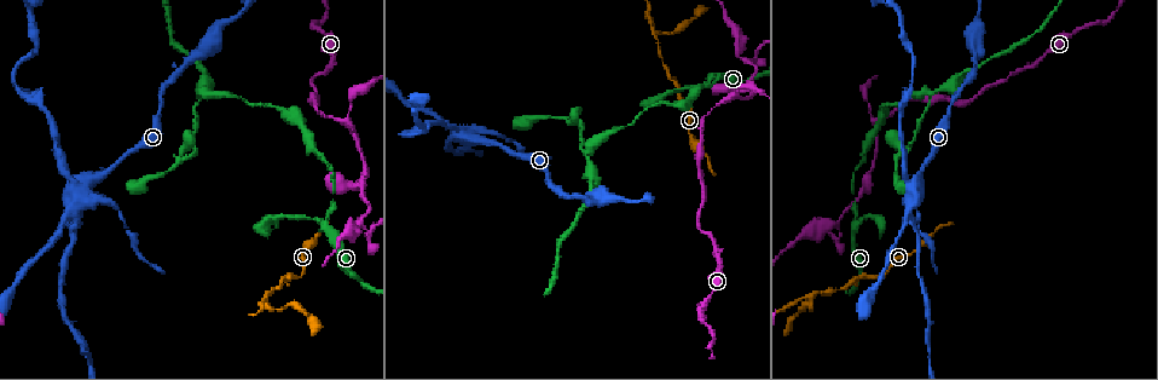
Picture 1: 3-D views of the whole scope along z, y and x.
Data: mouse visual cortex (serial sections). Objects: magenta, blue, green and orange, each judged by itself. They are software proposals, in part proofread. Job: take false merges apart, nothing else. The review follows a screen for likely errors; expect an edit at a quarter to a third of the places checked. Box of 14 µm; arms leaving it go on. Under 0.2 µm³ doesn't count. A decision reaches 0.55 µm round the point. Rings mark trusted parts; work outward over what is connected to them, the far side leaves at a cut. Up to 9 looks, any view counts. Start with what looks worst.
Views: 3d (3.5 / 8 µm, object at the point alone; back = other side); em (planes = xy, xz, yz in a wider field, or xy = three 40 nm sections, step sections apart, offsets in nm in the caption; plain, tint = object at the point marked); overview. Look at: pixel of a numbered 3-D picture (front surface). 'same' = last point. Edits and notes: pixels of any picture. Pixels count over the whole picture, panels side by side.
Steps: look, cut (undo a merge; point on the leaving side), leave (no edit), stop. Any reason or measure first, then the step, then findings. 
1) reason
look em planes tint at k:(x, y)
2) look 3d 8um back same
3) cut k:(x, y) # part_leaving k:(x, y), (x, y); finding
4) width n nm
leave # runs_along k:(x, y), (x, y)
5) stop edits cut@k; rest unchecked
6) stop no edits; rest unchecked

looks like a crossing
look 3d 3.5um at 1:(78, 196)

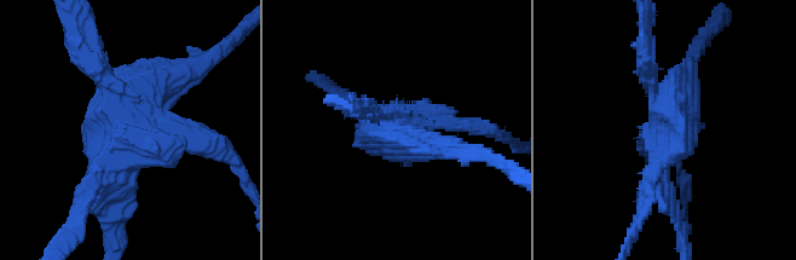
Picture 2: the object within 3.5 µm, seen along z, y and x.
look em xy step 1 tint at 2:(670, 123)

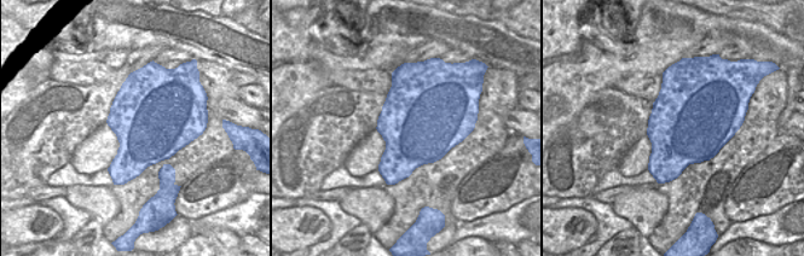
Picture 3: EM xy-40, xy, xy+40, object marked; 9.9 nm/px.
width 850 nm
cut 2:(476, 121) # part_leaving 2:(653, 87), (644, 58), (644, 28); a second cell is stuck on

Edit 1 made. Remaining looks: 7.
a fork
look 3d 8um at 1:(729, 100)

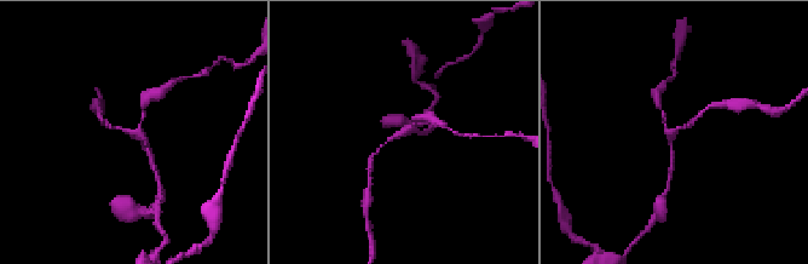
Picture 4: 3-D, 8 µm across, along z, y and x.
zoom in
look 3d 3.5um at 4:(403, 135)

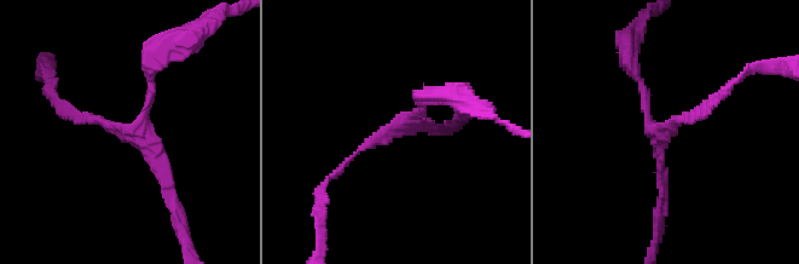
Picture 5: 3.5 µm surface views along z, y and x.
arms 3; arm_widths 100, 100, 150 nm
look em planes tint at 5:(665, 131)

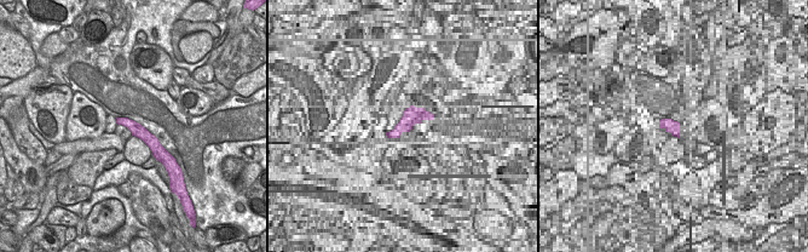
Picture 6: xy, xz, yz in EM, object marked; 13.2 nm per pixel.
leave # runs_along 5:(64, 107), (135, 137), (172, 193); one cell here

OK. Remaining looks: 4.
branch point
look 3d 3.5um at 1:(746, 61)

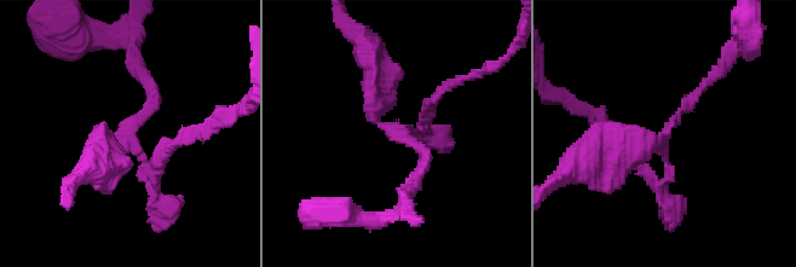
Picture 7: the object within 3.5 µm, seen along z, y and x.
arms 3; arm_widths 150, 150, 400 nm
look em planes tint at 7:(661, 136)

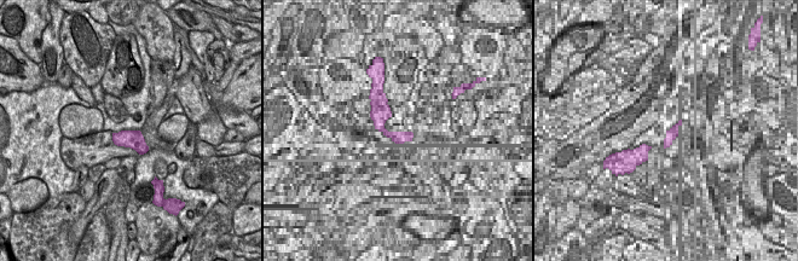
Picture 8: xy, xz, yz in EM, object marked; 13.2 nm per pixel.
width 240 nm
cut 7:(159, 170) # part_leaving 7:(134, 145), (161, 204), (154, 231); a second cell is stuck on

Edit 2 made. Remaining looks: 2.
stop edits cut@2, cut@7; rest unchecked

